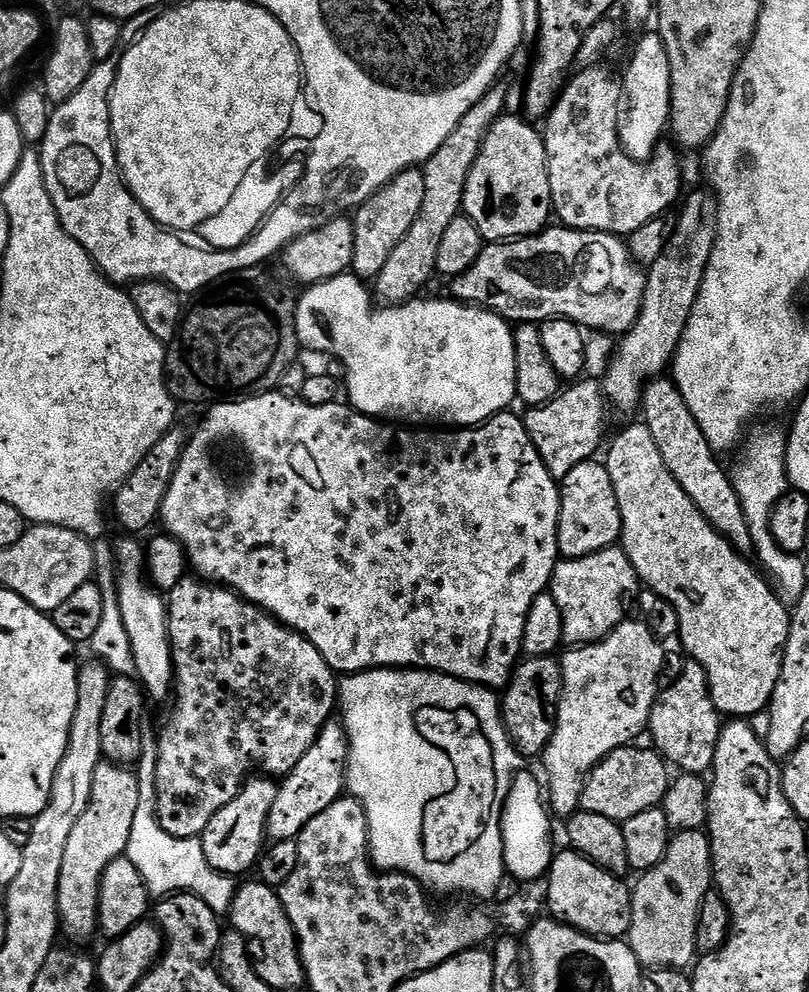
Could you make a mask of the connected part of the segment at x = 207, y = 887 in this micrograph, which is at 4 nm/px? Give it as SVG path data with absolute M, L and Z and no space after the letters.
M145 739L142 754L134 768L138 778L138 810L134 813L134 827L130 829L126 853L128 860L134 862L138 874L142 874L149 897L165 898L175 893L192 893L206 902L210 910L217 914L228 914L238 889L237 881L215 872L210 862L206 862L203 839L174 838L162 830L156 819L156 745L155 739Z

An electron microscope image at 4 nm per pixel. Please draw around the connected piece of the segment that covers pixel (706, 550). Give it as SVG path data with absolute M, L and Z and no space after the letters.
M636 422L617 434L616 441L608 448L606 467L610 474L610 482L614 482L614 494L618 498L618 510L622 514L620 540L623 550L630 558L637 576L640 577L641 585L645 589L653 588L666 603L672 604L673 610L676 611L676 620L680 623L680 640L684 643L685 650L688 651L687 655L691 659L697 660L702 666L708 679L708 689L712 695L714 706L728 718L753 718L752 716L758 715L759 712L761 715L772 702L772 695L778 686L780 671L784 665L784 647L792 629L789 609L776 595L773 585L755 567L752 569L748 565L749 561L732 547L732 543L725 536L718 534L710 526L710 522L706 522L706 518L698 510L698 506L694 506L694 502L690 502L686 490L682 490L682 486L678 486L674 474L670 474L670 470L666 470L666 462L662 462L662 454L658 454L658 446L654 446L654 438L643 422Z

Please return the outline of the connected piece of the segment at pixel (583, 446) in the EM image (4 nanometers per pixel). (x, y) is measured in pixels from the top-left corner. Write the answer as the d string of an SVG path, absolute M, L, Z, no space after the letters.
M599 379L583 380L565 387L550 402L537 408L528 408L522 416L530 434L530 442L534 442L546 470L550 470L558 482L562 482L566 474L574 470L574 466L593 459L600 448L600 439L604 436L604 389Z

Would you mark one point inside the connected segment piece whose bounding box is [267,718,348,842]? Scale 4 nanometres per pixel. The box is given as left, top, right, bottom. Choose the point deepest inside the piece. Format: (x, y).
(320, 779)

